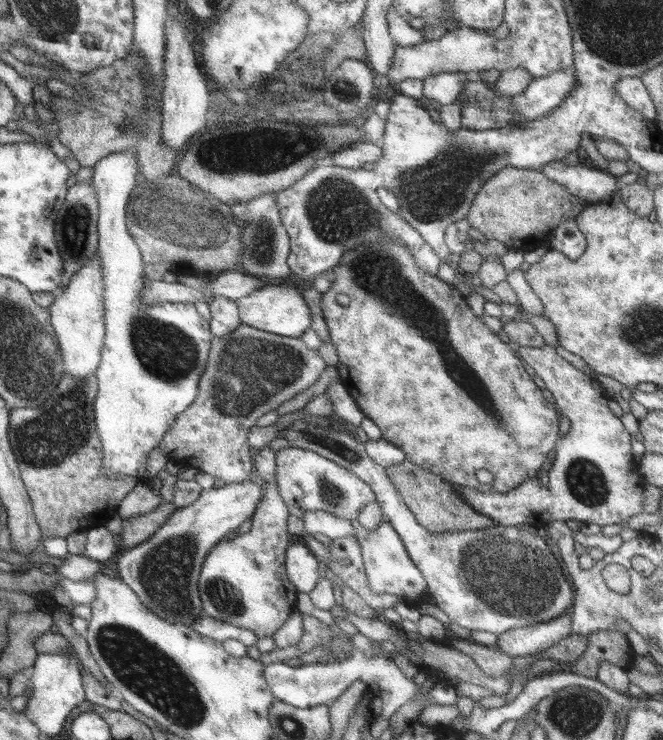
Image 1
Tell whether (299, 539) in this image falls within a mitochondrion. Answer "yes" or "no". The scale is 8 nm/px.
no

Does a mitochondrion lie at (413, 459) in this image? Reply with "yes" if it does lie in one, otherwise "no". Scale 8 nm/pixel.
no

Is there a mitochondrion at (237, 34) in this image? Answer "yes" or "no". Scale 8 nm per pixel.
no

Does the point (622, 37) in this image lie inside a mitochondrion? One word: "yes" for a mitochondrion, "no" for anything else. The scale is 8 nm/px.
yes

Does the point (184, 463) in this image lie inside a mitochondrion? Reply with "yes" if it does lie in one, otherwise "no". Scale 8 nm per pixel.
no

